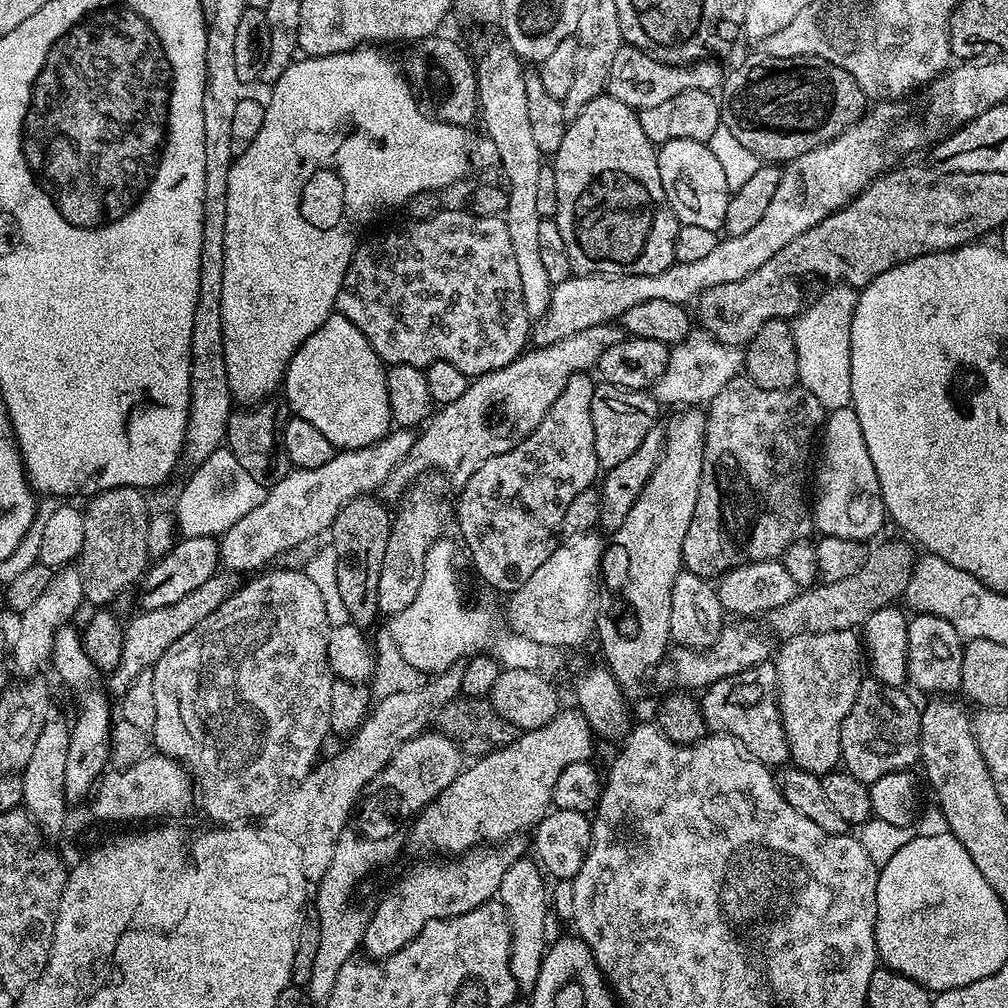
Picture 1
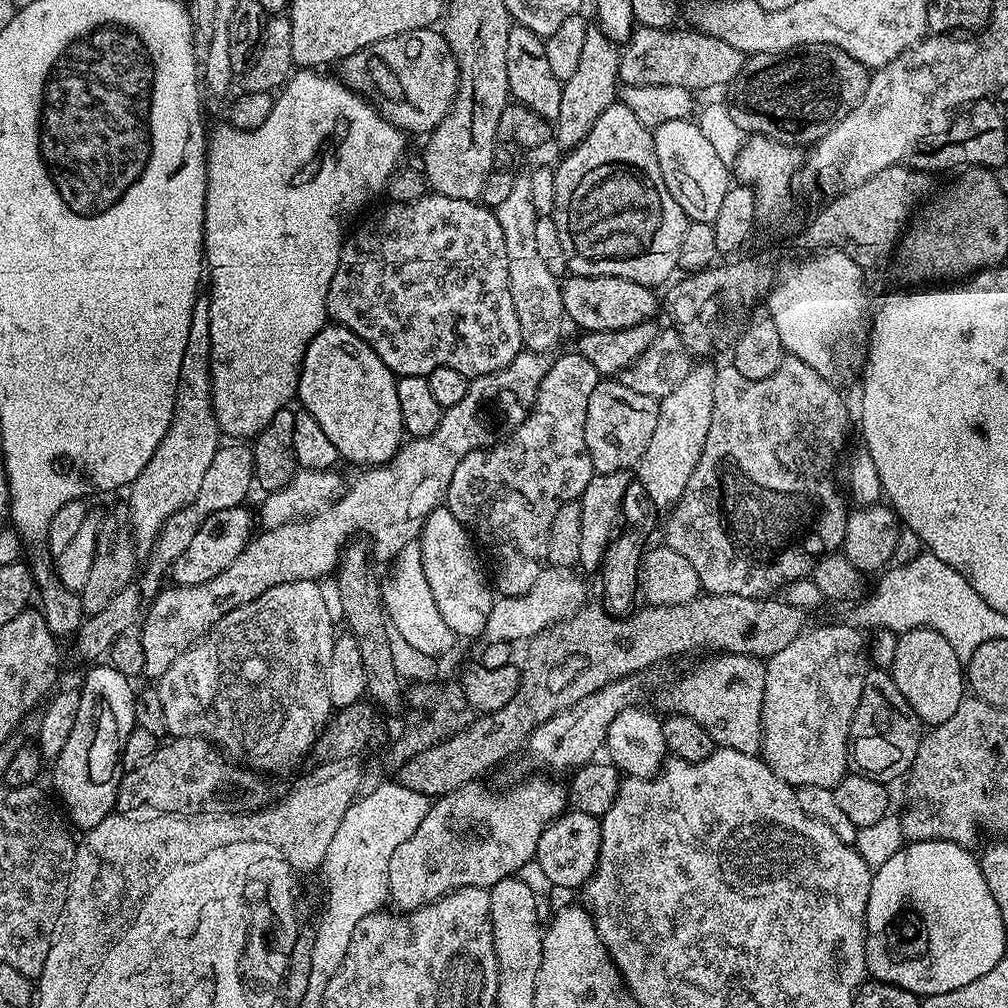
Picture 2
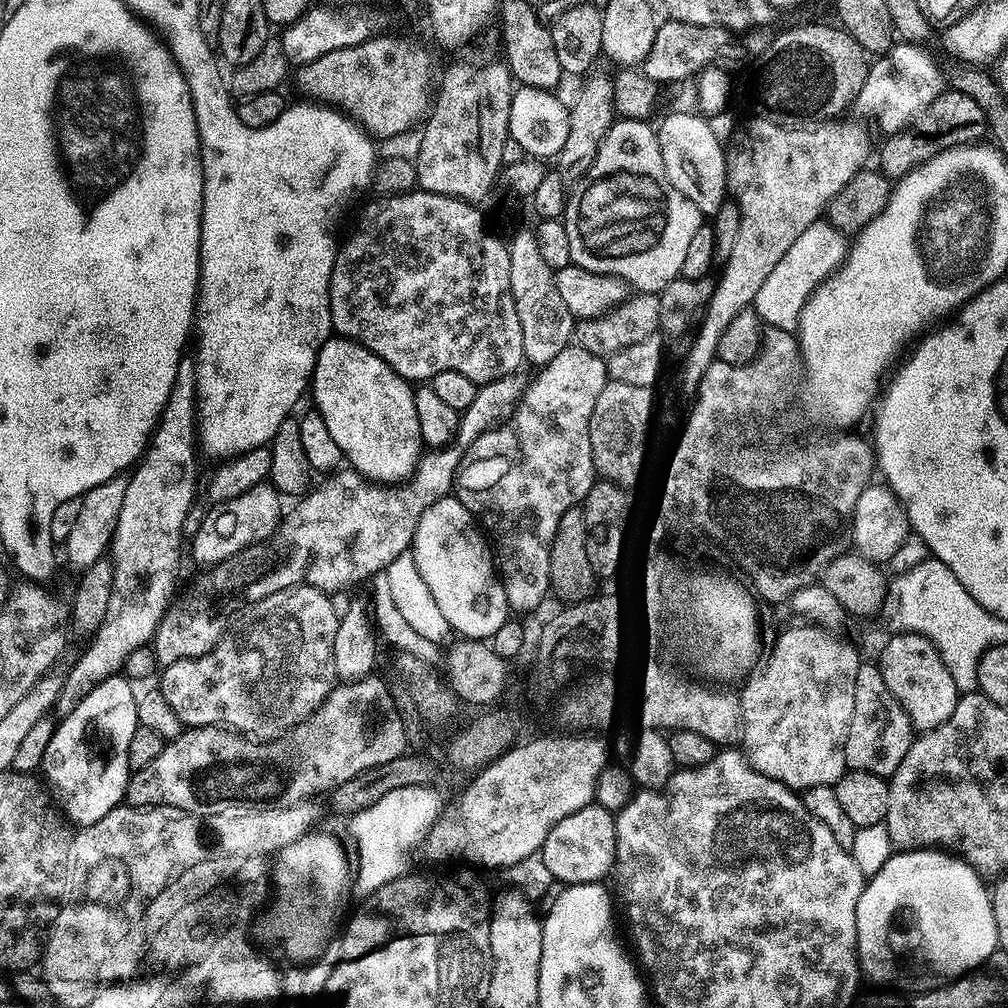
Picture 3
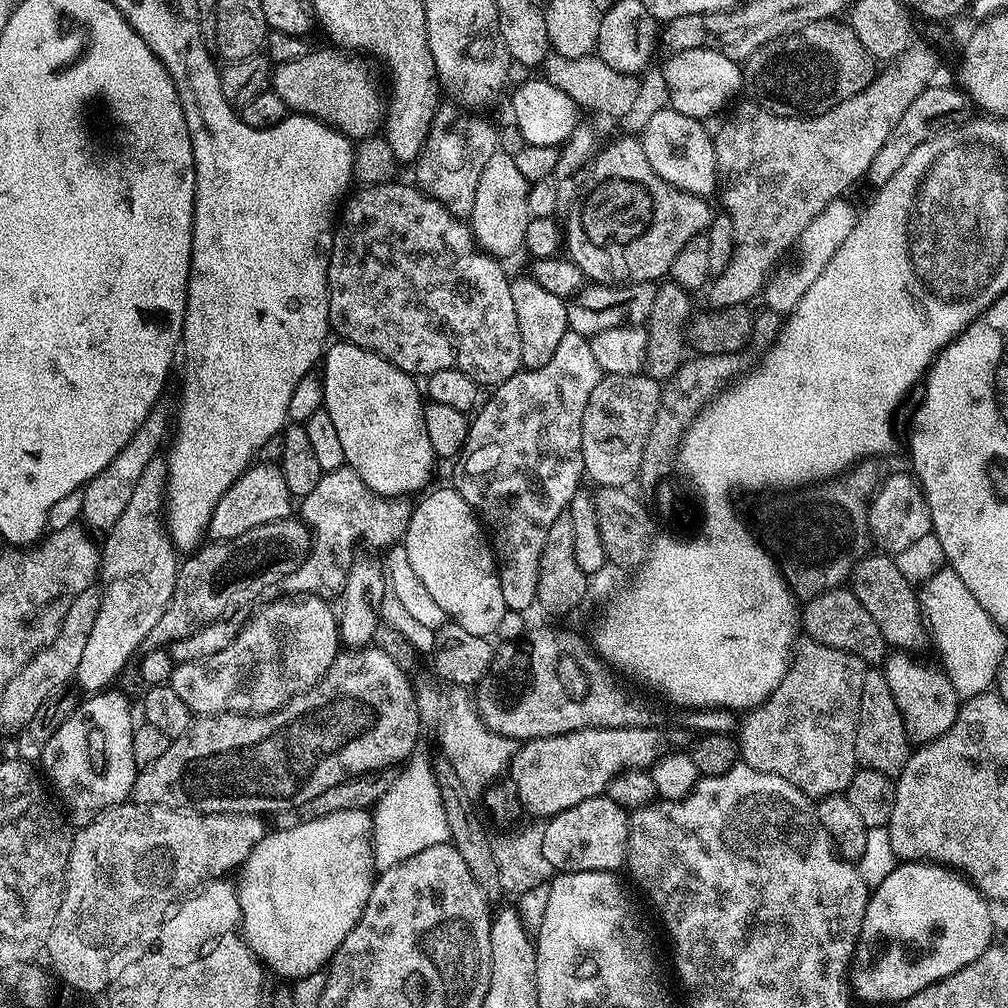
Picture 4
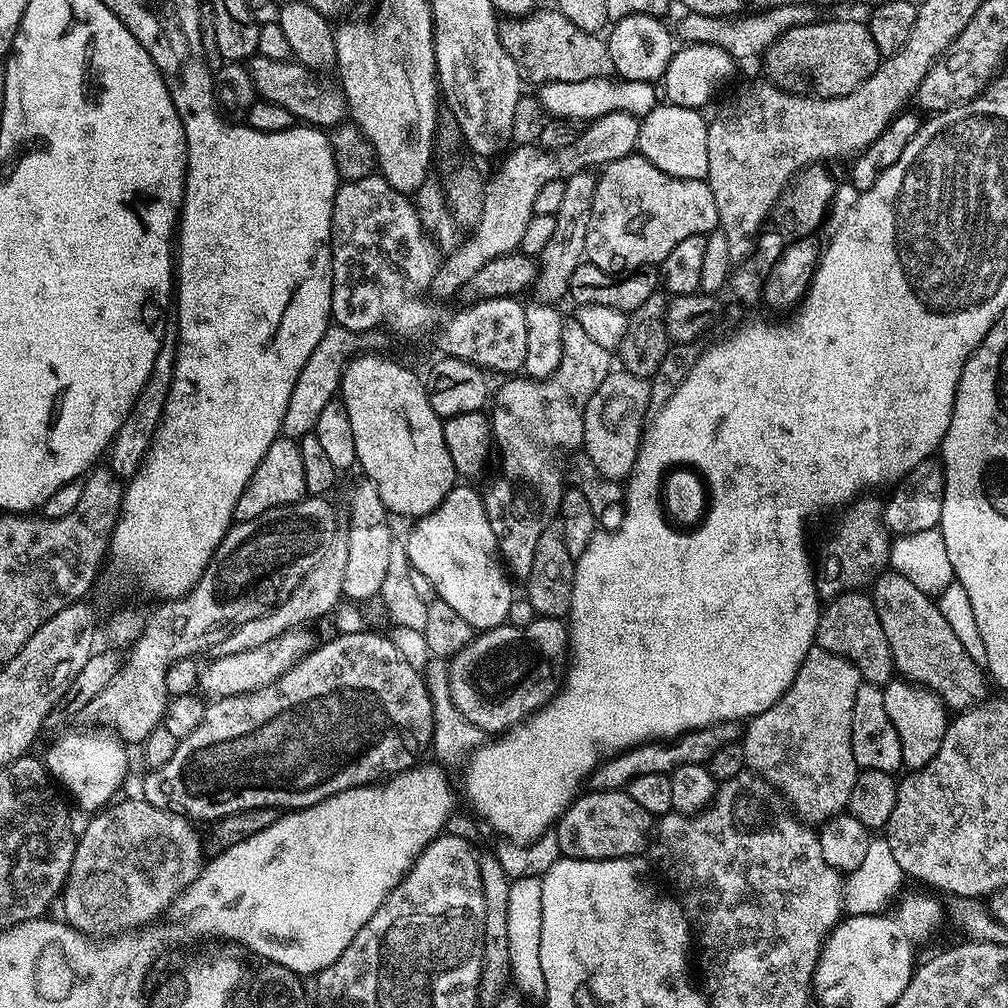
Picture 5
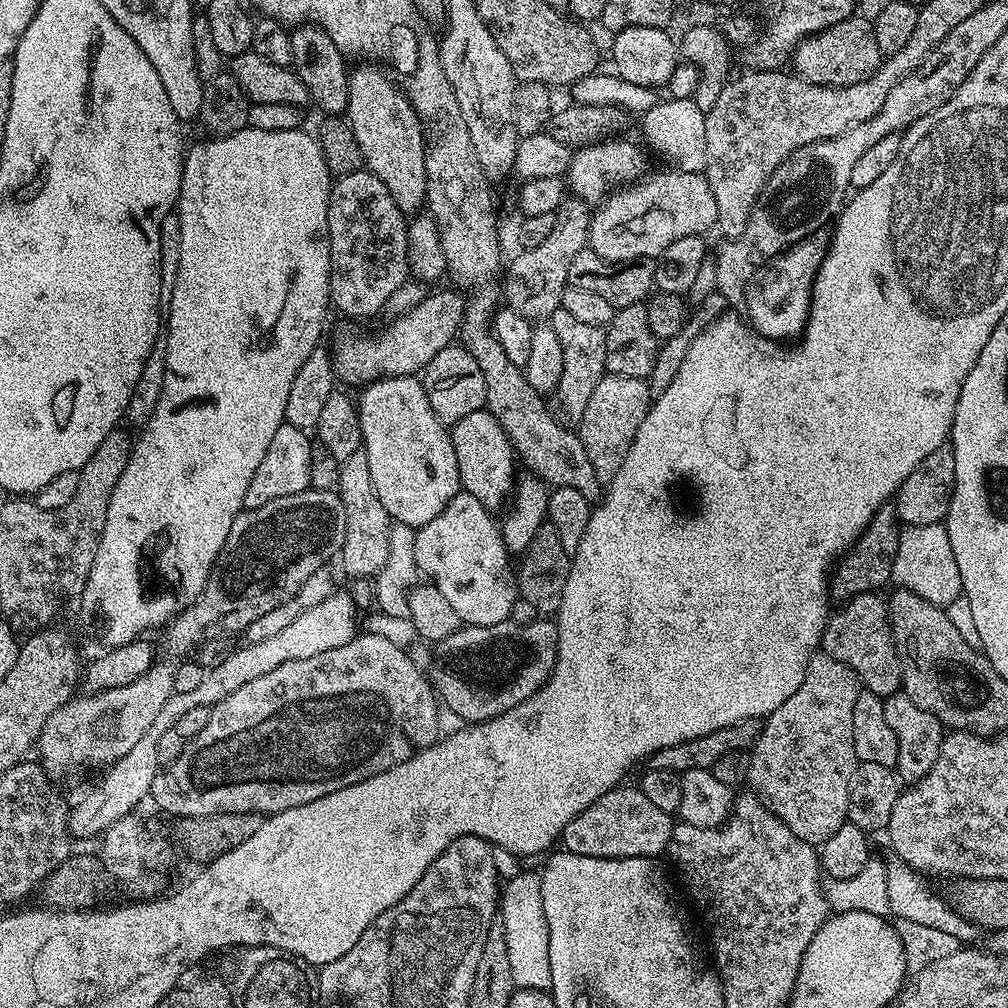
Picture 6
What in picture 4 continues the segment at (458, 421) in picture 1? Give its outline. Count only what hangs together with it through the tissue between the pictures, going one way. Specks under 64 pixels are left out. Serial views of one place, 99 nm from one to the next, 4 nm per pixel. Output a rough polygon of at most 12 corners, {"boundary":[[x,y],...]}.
{"boundary":[[347,466],[323,473],[299,515],[312,553],[285,593],[339,597],[359,536],[403,541],[413,505]]}

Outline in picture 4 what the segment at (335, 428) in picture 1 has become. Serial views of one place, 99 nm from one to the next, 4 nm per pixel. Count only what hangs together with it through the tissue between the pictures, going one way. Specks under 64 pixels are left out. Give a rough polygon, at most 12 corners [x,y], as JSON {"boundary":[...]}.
{"boundary":[[347,342],[322,360],[345,465],[380,496],[438,457],[409,373]]}

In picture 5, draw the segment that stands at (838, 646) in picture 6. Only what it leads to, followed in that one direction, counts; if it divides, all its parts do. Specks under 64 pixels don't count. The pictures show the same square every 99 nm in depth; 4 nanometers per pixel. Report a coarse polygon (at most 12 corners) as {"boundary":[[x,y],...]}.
{"boundary":[[871,595],[823,605],[815,647],[849,660],[867,683],[894,678]]}

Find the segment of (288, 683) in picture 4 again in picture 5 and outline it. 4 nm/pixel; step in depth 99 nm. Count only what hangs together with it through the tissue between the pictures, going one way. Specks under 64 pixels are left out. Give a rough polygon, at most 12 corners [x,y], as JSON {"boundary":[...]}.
{"boundary":[[308,626],[199,669],[221,700],[270,686],[317,647]]}

